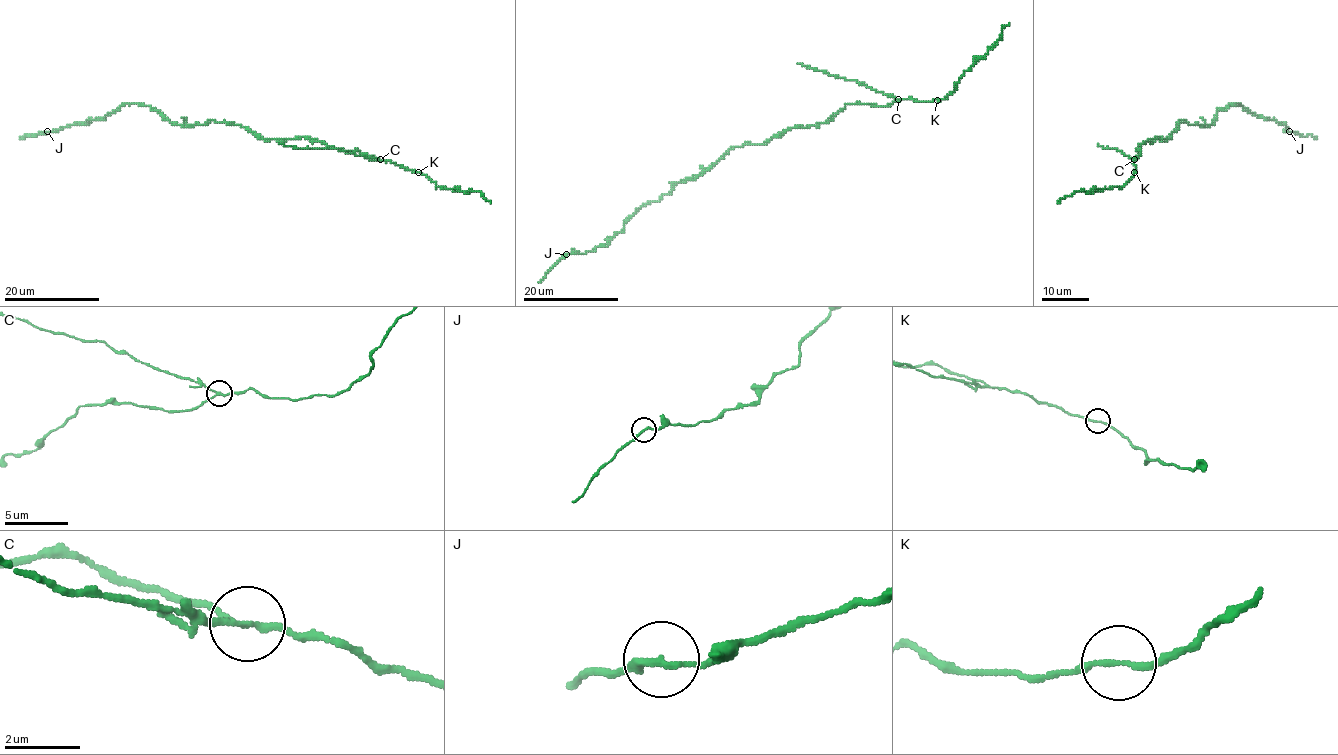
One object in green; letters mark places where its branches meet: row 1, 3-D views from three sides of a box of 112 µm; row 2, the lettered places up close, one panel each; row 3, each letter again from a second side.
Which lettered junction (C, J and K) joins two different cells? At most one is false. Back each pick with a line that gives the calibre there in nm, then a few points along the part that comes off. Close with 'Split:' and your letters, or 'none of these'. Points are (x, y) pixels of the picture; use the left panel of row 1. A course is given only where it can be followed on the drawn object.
C: Thickness 140 nm. Course of the part to remove: (379, 160), (357, 156), (346, 150), (279, 143)
Split: C

